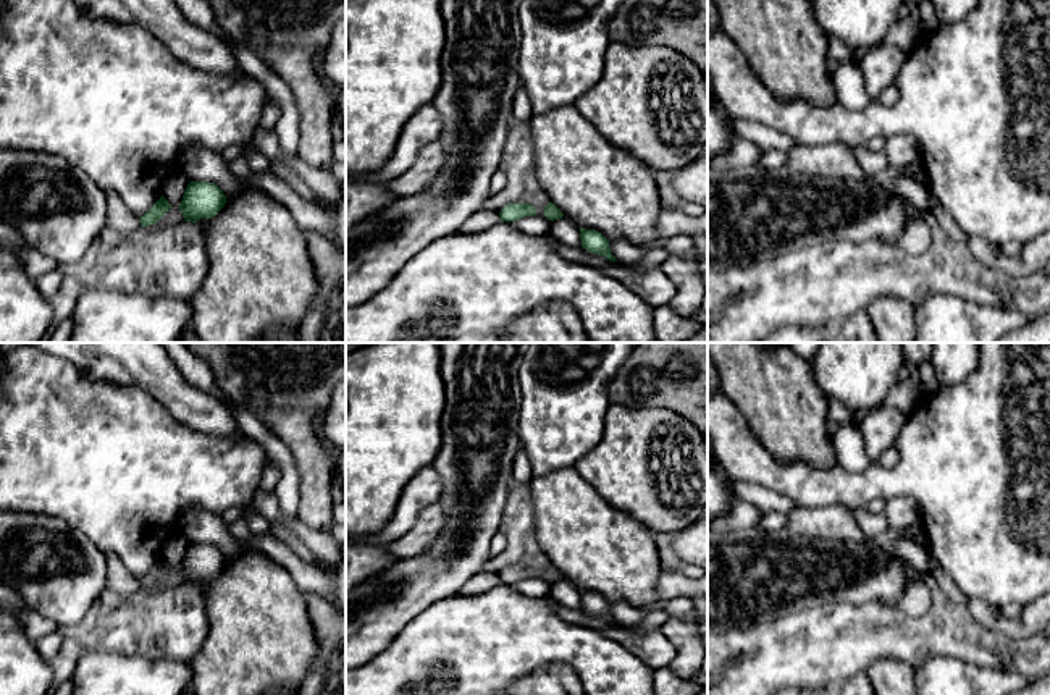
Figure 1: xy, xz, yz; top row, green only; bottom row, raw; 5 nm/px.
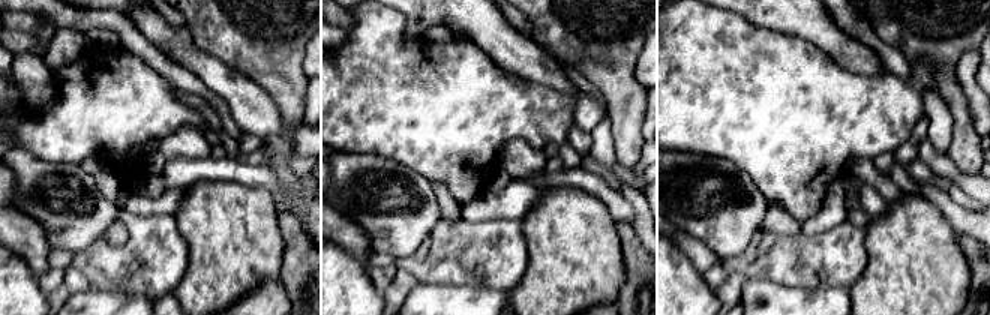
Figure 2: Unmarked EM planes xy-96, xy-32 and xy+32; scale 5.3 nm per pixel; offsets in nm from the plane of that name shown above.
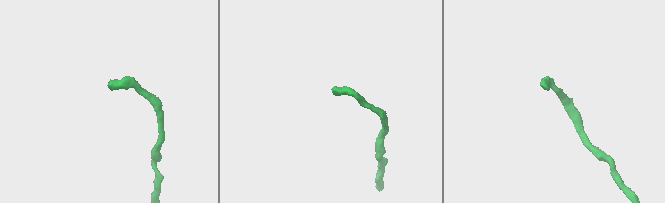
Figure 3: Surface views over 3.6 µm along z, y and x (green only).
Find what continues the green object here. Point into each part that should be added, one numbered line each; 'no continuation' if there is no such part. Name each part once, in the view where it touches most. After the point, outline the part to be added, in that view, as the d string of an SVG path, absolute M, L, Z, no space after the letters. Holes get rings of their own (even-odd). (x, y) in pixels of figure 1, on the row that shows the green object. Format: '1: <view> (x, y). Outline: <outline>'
no continuation

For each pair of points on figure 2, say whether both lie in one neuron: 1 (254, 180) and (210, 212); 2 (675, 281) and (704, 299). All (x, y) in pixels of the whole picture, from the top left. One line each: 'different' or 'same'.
1: different
2: same

